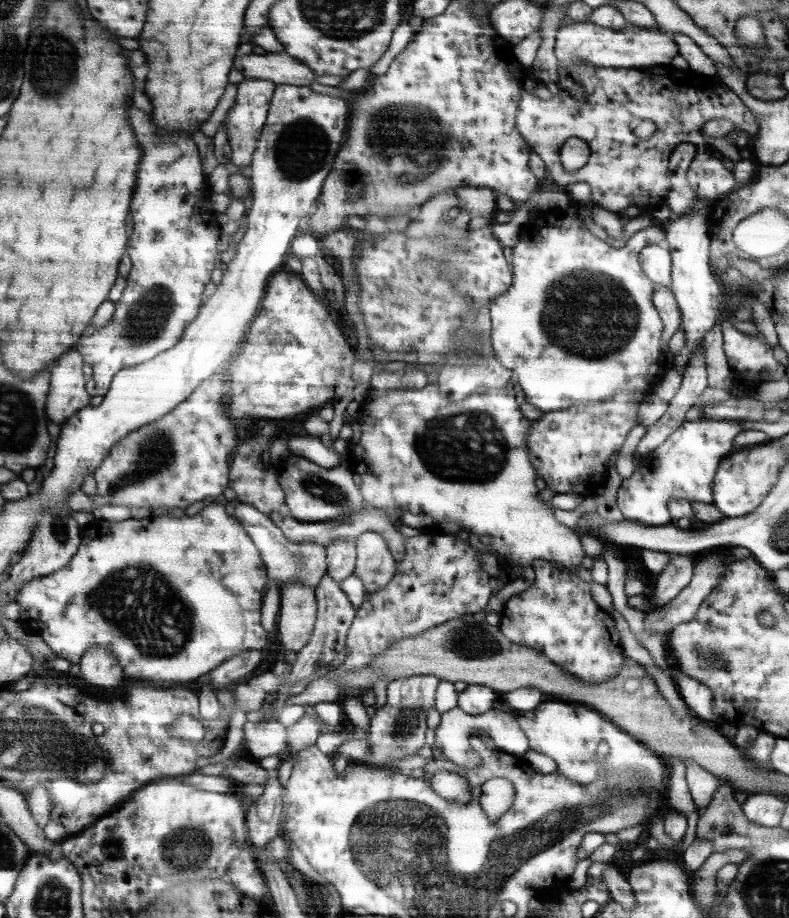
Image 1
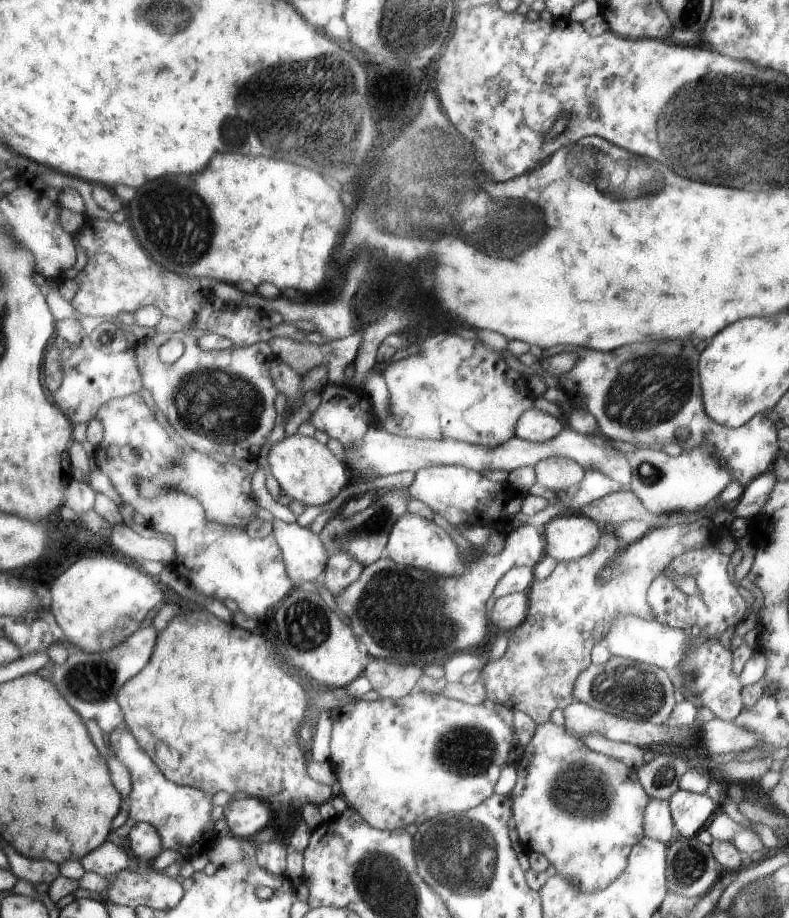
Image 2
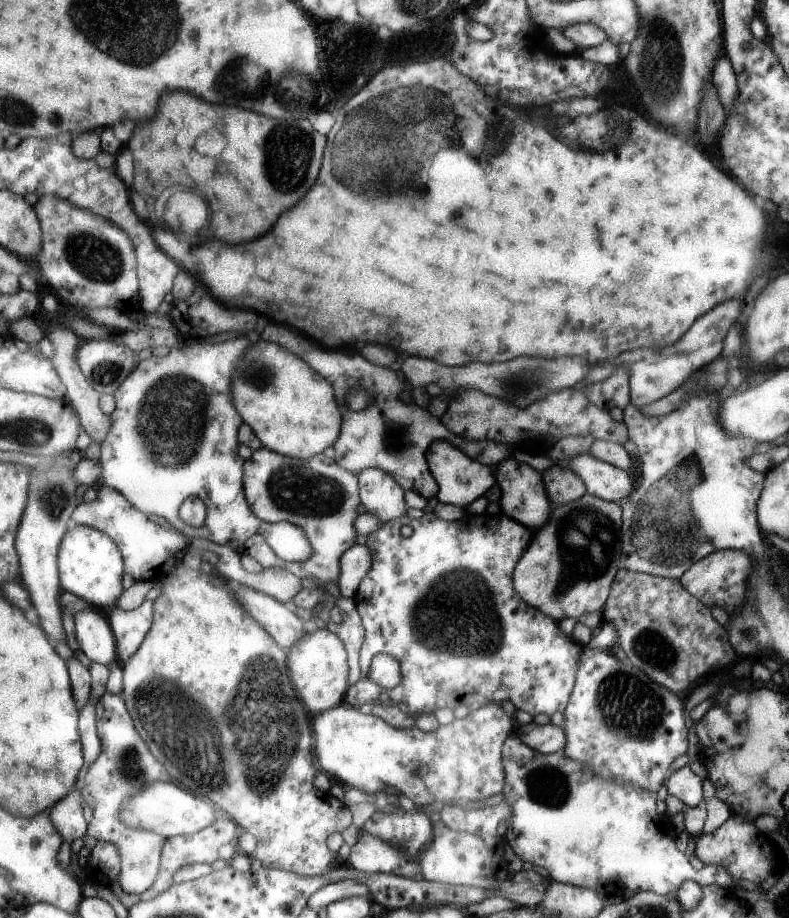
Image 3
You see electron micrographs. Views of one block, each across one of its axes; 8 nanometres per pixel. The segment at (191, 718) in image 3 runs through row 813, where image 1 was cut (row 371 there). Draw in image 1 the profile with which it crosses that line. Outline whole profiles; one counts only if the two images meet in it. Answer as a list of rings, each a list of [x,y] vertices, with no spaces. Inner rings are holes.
[[[276,272],[271,276],[262,296],[259,318],[250,324],[251,334],[246,334],[247,344],[243,344],[243,352],[231,360],[227,368],[227,376],[231,376],[231,420],[235,420],[235,426],[243,424],[243,416],[277,420],[285,418],[287,414],[301,414],[309,408],[317,408],[351,394],[353,350],[347,346],[347,340],[343,338],[327,307],[302,278],[291,274],[289,280],[287,272]]]

